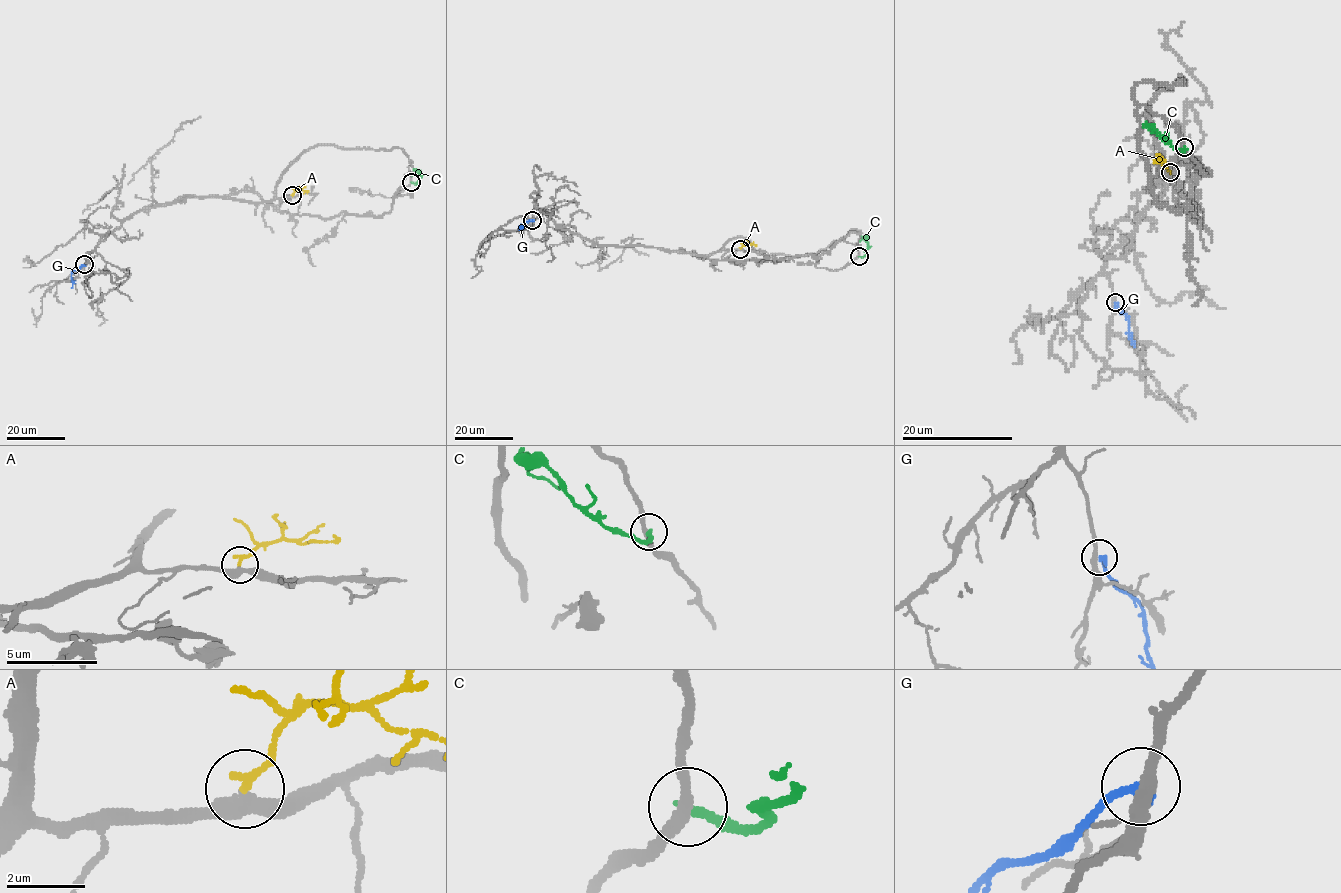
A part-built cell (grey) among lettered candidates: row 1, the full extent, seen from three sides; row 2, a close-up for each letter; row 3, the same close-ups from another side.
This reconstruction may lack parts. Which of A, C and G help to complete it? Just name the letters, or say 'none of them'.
A

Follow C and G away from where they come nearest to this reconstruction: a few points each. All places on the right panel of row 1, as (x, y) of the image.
C: (1185, 146), (1180, 149), (1168, 144), (1150, 127), (1149, 130), (1157, 134)
G: (1114, 302), (1128, 319), (1135, 347)

